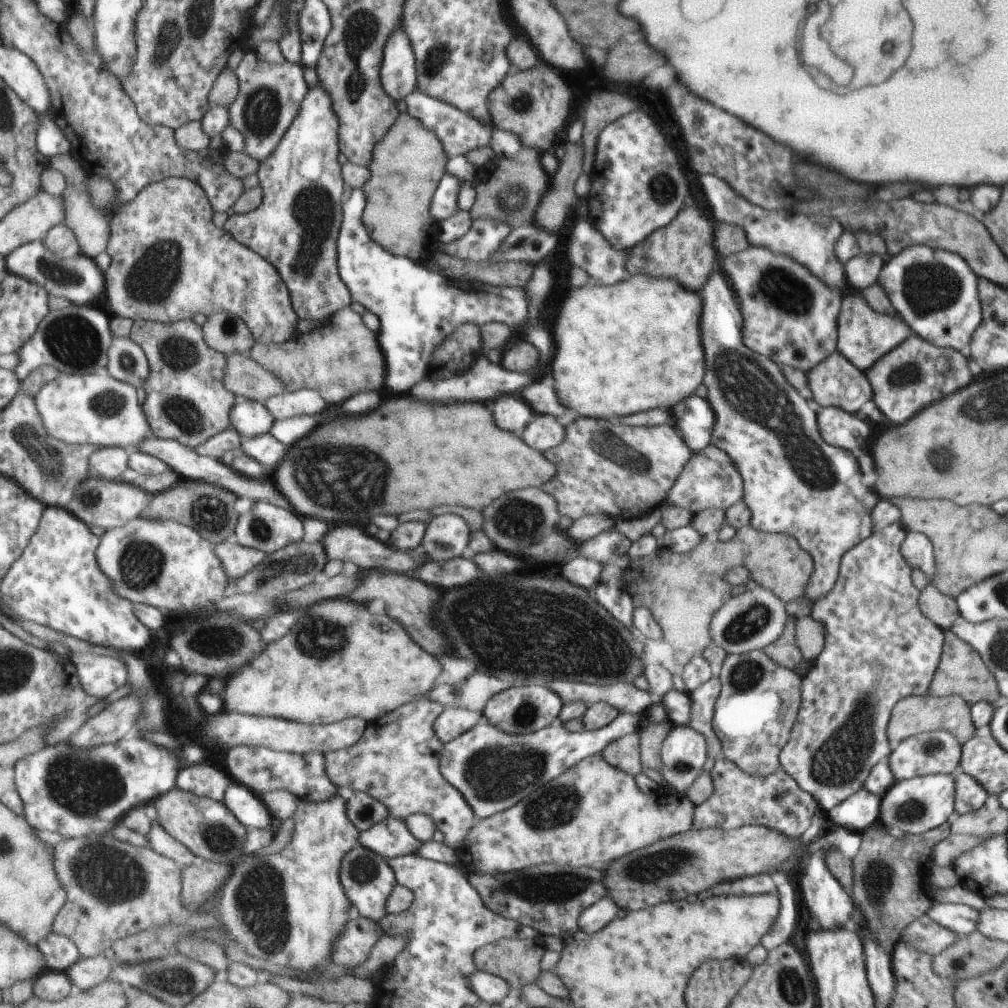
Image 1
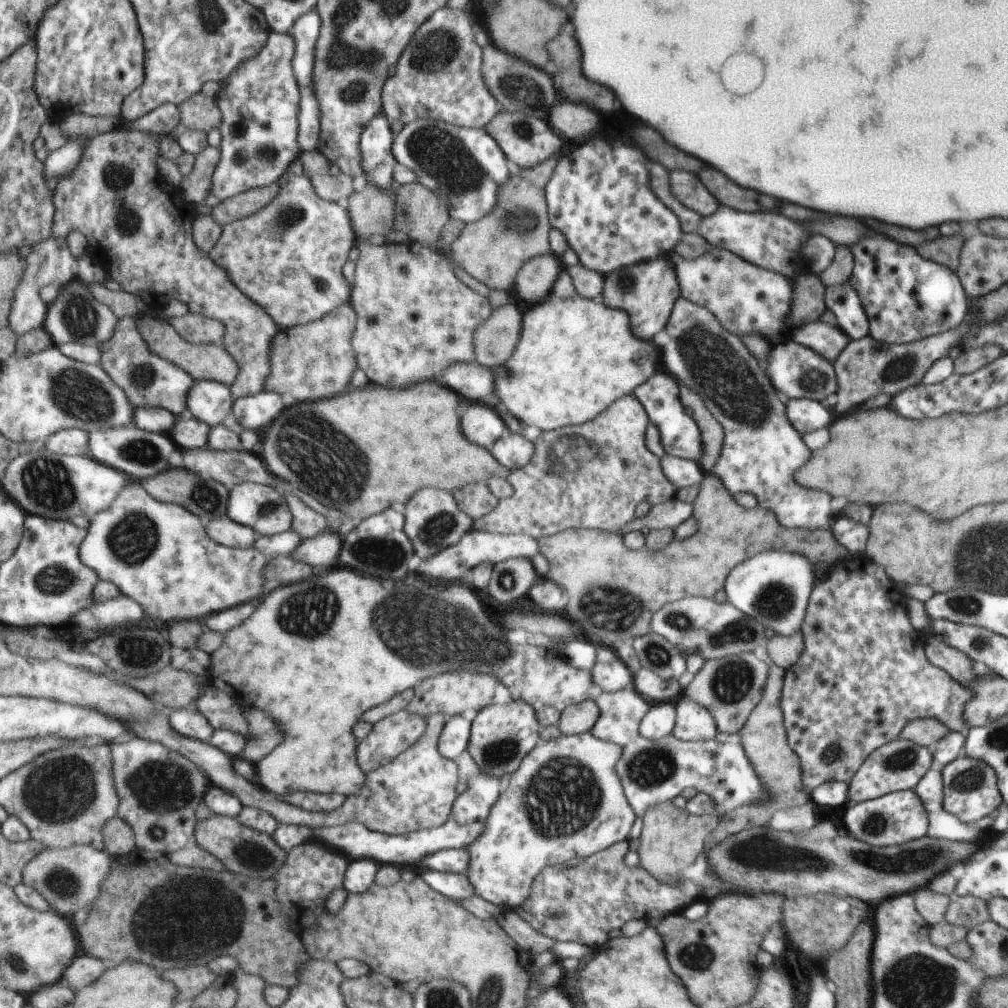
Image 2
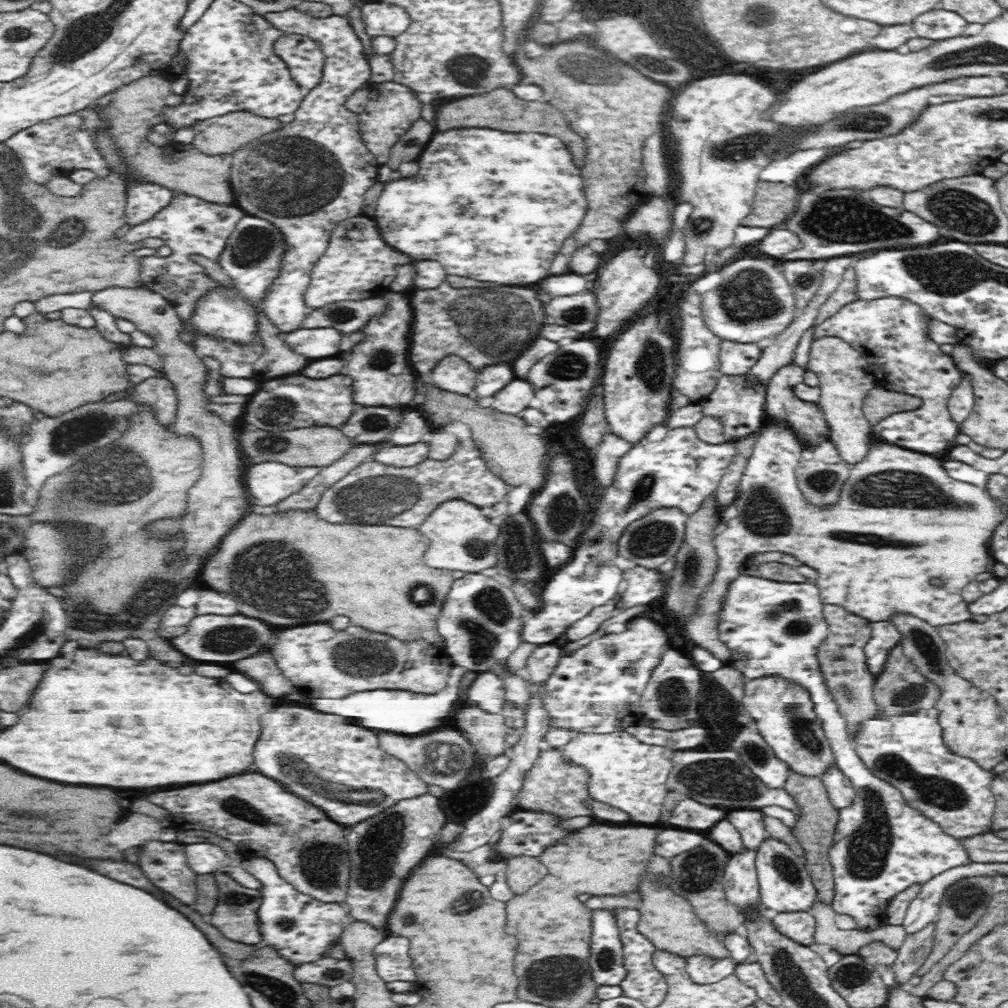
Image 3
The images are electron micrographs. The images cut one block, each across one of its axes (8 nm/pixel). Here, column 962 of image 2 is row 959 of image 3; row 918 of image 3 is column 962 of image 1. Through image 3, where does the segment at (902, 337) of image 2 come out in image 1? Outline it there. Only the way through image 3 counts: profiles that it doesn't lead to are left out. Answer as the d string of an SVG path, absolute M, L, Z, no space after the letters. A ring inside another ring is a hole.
M911 243L908 247L889 256L881 265L875 282L891 301L897 316L917 335L929 344L946 349L953 349L965 356L969 355L969 343L973 331L979 326L983 313L977 294L979 278L969 264L957 253L945 249L931 248L927 243Z

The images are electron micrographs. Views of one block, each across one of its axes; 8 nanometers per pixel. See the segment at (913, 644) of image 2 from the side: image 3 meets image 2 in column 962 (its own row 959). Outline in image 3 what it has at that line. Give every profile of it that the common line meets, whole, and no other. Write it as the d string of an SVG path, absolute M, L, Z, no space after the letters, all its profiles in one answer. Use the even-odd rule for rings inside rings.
M696 954L685 959L688 976L696 983L709 985L735 971L732 957L711 958Z

